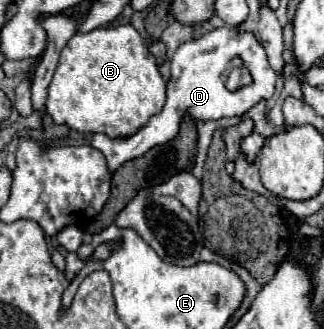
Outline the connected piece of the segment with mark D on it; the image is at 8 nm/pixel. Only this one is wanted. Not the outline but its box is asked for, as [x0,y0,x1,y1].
[91,27,277,173]

